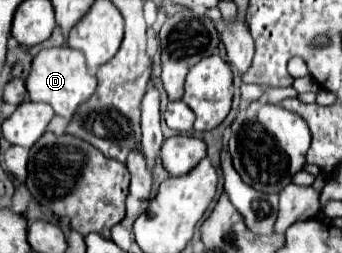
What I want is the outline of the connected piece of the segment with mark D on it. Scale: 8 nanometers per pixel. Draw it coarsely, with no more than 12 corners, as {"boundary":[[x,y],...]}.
{"boundary":[[41,49],[27,77],[31,101],[71,119],[97,87],[83,55]]}

